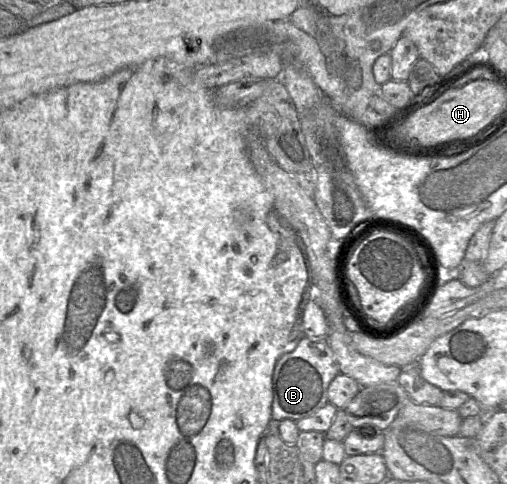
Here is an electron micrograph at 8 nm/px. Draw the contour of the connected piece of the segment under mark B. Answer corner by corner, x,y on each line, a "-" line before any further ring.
304,336
293,351
282,355
275,364
271,418
275,421
298,421
313,415
328,402
328,386
338,374
339,365
327,338
310,339

